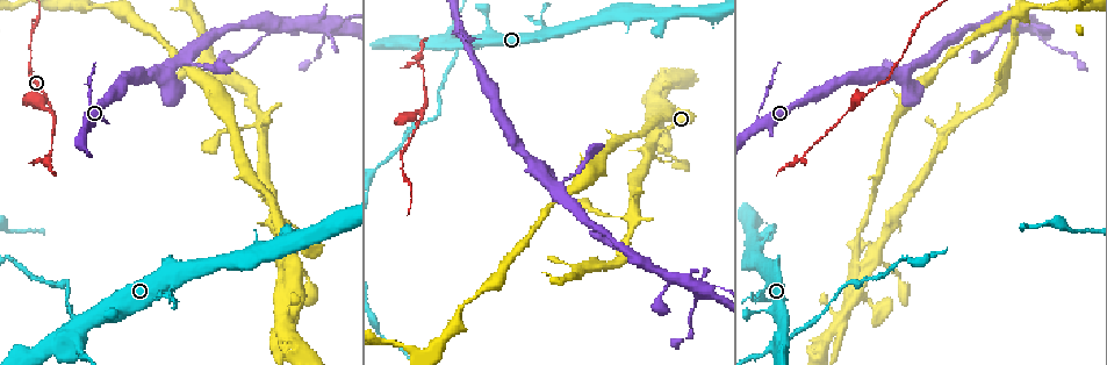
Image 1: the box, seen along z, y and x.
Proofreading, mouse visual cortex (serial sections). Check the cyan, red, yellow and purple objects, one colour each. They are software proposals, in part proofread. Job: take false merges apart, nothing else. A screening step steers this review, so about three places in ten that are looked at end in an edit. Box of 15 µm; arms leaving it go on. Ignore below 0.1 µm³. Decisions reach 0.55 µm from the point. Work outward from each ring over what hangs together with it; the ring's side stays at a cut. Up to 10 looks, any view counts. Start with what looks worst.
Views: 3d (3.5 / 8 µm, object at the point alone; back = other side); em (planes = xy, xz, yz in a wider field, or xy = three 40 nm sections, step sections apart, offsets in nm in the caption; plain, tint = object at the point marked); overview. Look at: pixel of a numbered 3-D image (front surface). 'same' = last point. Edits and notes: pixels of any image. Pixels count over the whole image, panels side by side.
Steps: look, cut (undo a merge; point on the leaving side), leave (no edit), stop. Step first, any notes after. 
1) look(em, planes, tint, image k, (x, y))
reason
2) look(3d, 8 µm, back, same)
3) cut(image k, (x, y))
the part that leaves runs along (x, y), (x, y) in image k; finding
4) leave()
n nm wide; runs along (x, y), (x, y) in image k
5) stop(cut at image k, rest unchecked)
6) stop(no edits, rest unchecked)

look(3d, 3.5 µm, image 1, (417, 122))
branch point

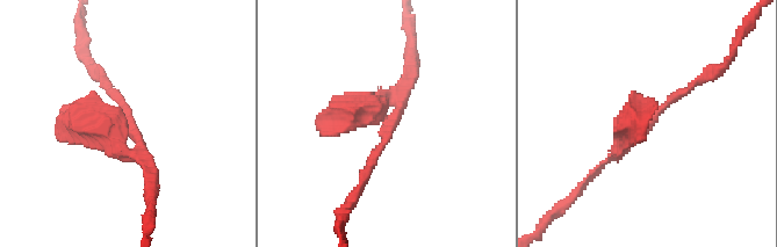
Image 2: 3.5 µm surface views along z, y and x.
look(em, xy, step 3, tint, image 2, (389, 123))

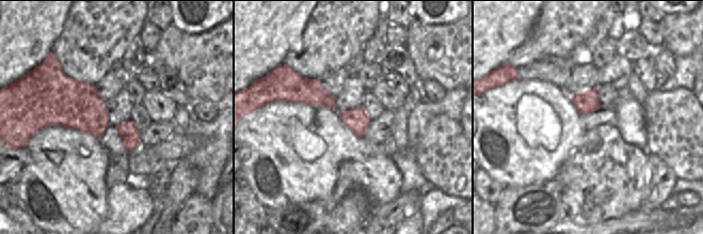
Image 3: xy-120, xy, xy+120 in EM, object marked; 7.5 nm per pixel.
look(em, xy, step 5, tint, same)
cut it another way

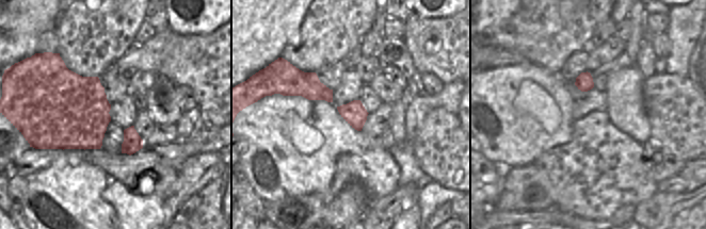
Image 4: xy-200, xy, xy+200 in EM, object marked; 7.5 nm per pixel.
leave()
runs along (695, 80), (641, 130) in image 2; all the same cell

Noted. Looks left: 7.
look(3d, 3.5 µm, back, image 1, (82, 330))
abrupt turn

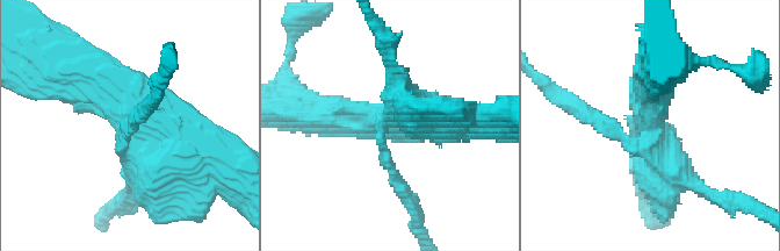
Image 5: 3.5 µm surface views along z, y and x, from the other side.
look(em, xy, step 1, tint, image 5, (388, 121))

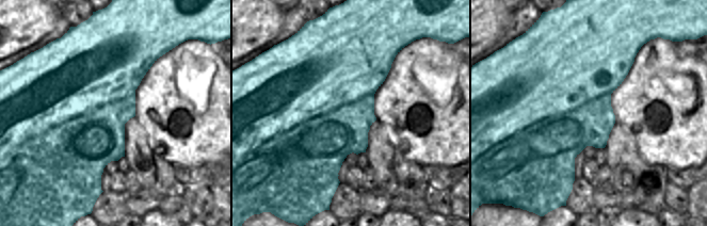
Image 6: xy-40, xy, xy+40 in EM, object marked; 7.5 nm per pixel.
look(em, xy, step 3, tint, same)
cut it another way

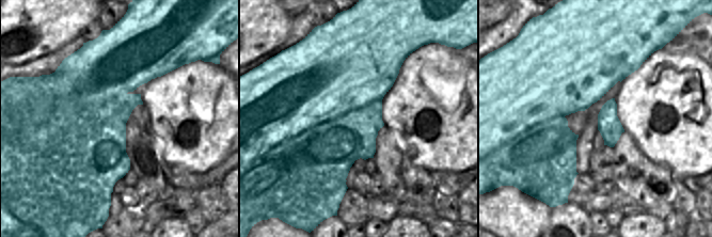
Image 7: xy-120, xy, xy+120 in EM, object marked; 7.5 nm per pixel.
cut(image 5, (146, 178))
850 nm wide; a second cell is stuck on

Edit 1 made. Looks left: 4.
look(3d, 8 µm, image 1, (1002, 30))
branch point

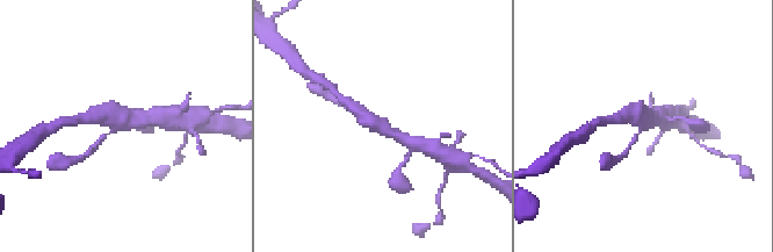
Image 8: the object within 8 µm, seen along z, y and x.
look(em, xy, step 2, tint, image 8, (642, 127))
3 arms; arms of 150, 350, 400 nm

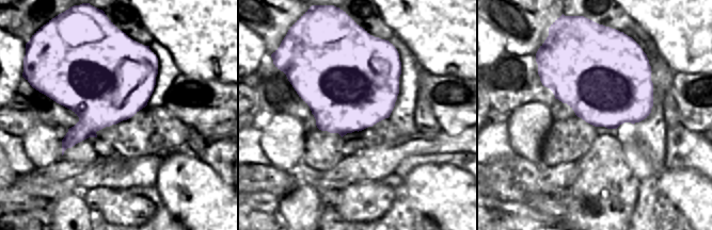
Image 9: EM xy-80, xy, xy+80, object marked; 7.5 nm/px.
leave()
750 nm wide; runs along (348, 103), (373, 123), (406, 139) in image 8; continuous, no second cell

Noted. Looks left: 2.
look(3d, 8 µm, image 1, (840, 335))
a fork

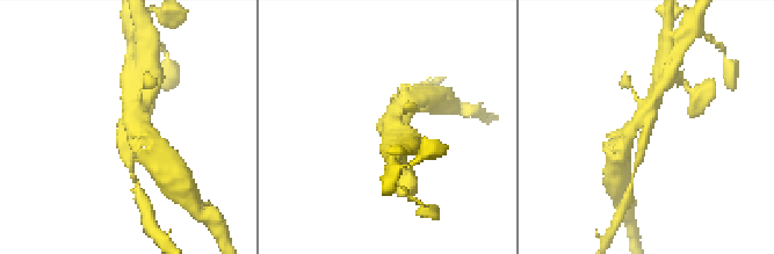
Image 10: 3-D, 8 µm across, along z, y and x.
look(em, xy, step 2, tint, image 10, (647, 124))

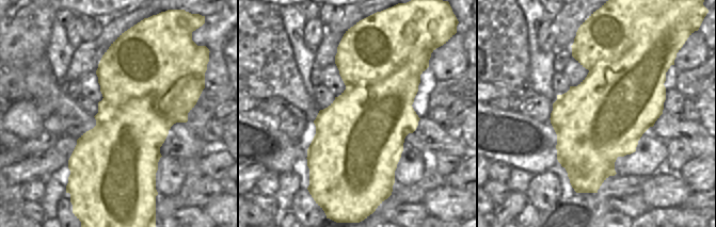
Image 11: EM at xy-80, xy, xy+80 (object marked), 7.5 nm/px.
cut(image 10, (146, 52))
the part that leaves runs along (673, 66), (665, 60), (667, 30) in image 10; a second cell is stuck on

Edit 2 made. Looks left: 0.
stop(cut at image 5, cut at image 10, rest unchecked)

